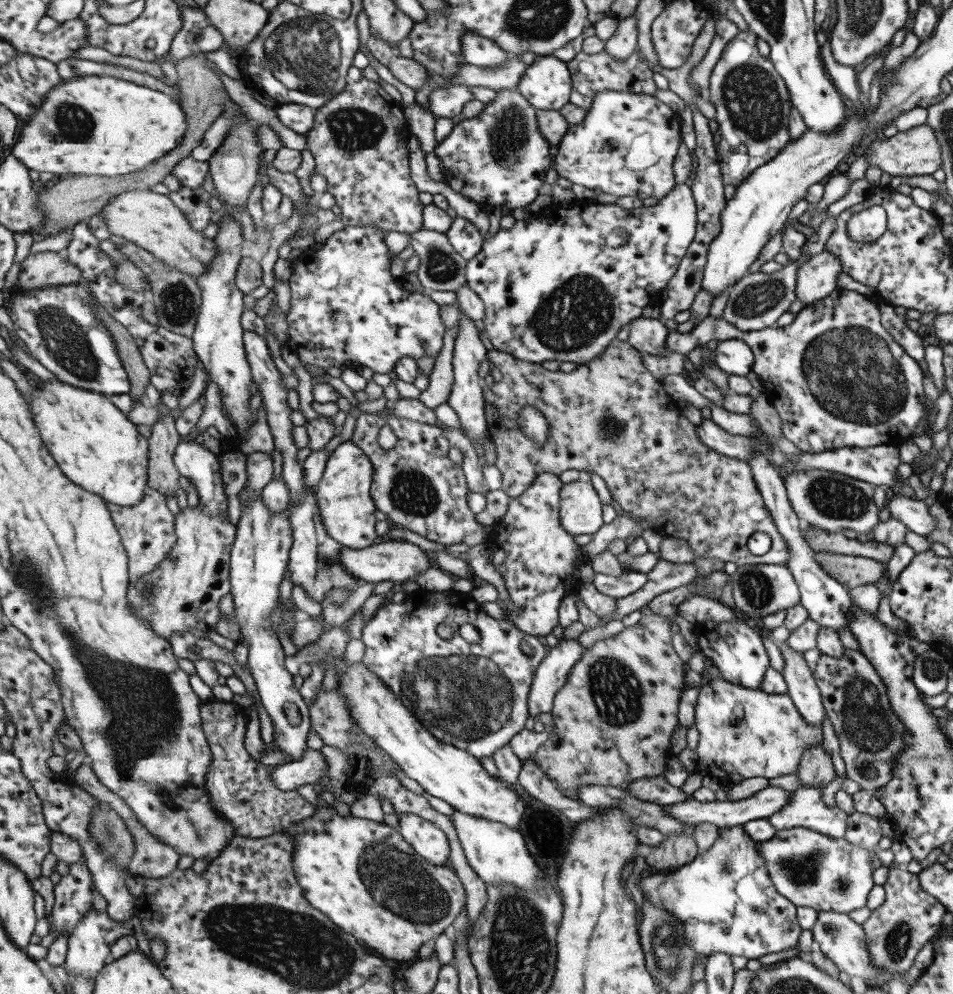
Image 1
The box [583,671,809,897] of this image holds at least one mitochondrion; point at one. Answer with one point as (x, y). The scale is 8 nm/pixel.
(725, 870)

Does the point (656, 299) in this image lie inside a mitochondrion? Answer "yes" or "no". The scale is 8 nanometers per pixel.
no

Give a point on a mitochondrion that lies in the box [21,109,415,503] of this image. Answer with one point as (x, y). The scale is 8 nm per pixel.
(64, 339)

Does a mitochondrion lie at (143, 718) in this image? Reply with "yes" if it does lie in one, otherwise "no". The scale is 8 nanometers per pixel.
yes

